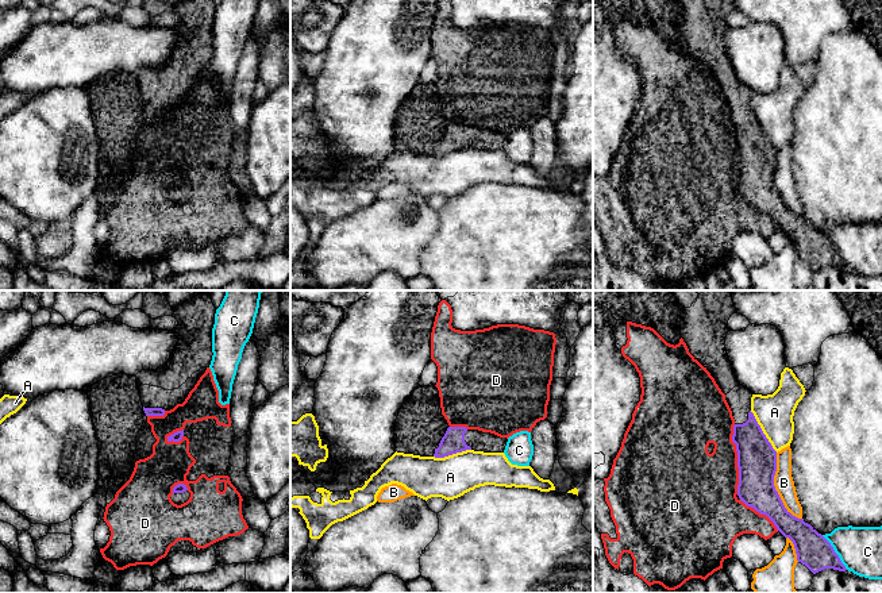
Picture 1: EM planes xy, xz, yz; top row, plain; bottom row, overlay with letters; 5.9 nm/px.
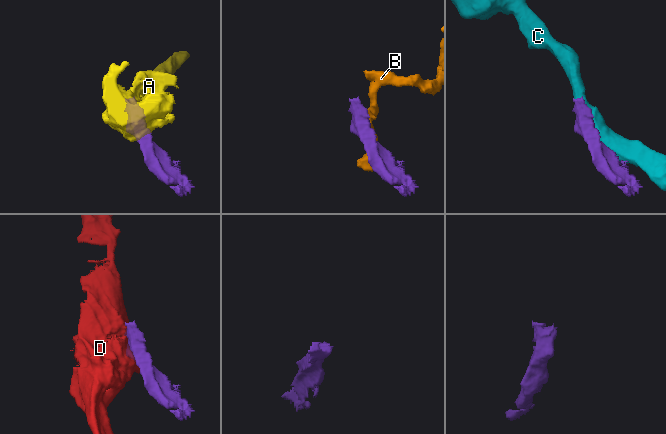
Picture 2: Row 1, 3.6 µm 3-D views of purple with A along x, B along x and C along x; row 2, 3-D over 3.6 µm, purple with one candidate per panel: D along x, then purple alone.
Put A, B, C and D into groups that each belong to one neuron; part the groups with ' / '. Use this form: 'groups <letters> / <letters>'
groups A / B / C / D

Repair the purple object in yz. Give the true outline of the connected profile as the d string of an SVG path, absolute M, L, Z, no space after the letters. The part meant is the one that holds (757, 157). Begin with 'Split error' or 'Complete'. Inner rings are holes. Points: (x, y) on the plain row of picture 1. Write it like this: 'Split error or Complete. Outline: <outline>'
Split error. Outline: M678 0L681 35L689 50L715 76L725 92L735 116L732 139L736 142L737 193L747 204L766 212L789 235L797 258L813 272L833 266L846 269L831 240L804 216L793 213L774 184L777 149L751 109L752 91L736 76L725 47L728 18L736 11L733 0Z

